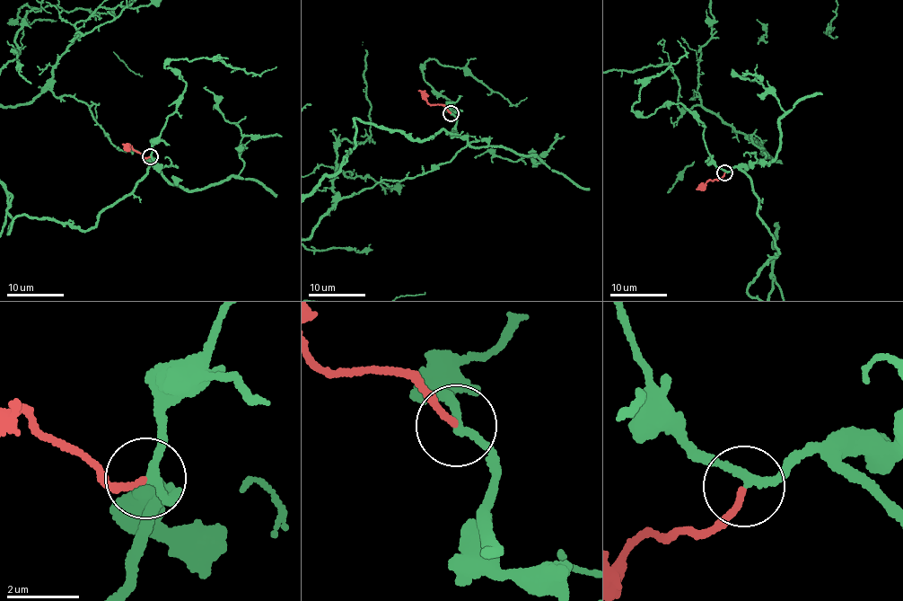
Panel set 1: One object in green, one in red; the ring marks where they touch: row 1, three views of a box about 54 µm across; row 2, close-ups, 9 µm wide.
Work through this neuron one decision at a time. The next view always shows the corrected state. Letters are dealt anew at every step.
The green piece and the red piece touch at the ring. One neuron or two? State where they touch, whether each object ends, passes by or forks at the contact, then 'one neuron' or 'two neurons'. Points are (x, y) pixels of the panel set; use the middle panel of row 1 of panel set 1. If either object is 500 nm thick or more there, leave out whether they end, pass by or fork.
(451, 113) | green passes by | red ends | one neuron

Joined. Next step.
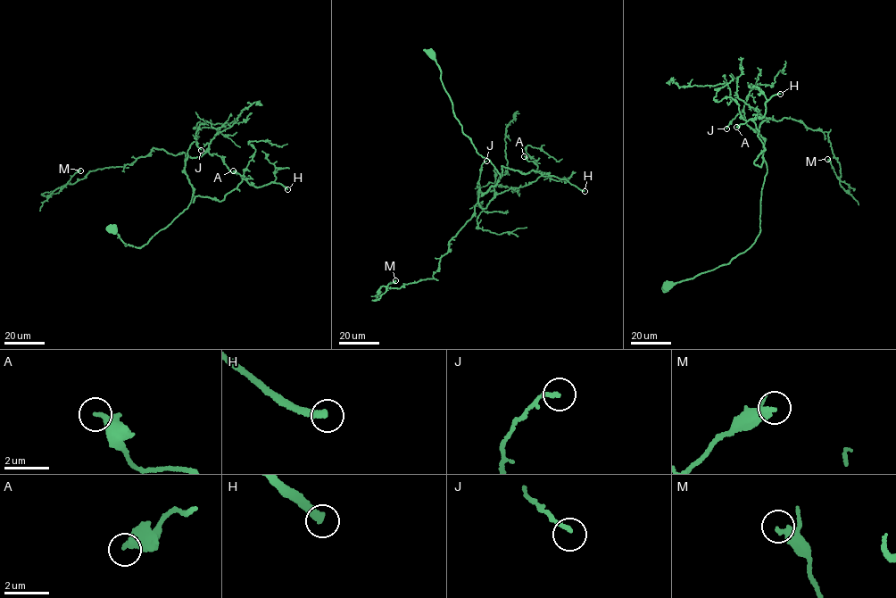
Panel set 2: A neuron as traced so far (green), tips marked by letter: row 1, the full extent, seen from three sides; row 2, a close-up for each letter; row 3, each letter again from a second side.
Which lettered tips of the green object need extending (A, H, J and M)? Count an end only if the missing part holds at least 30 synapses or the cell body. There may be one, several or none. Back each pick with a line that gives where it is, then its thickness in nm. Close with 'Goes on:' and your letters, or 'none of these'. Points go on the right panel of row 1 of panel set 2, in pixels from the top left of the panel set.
H: place (780, 94); calibre 280 nm
Goes on: H

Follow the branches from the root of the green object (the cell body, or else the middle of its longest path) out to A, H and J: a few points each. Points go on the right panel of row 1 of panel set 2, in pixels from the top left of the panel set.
A: (667, 286), (727, 264), (759, 232), (767, 169), (763, 159), (754, 163), (765, 148), (750, 120), (736, 127)
H: (667, 286), (727, 264), (754, 242), (767, 169), (763, 159), (754, 163), (765, 148), (752, 120), (780, 94)
J: (667, 286), (727, 264), (750, 246), (759, 232), (767, 169), (764, 139), (747, 124), (743, 112), (726, 128)

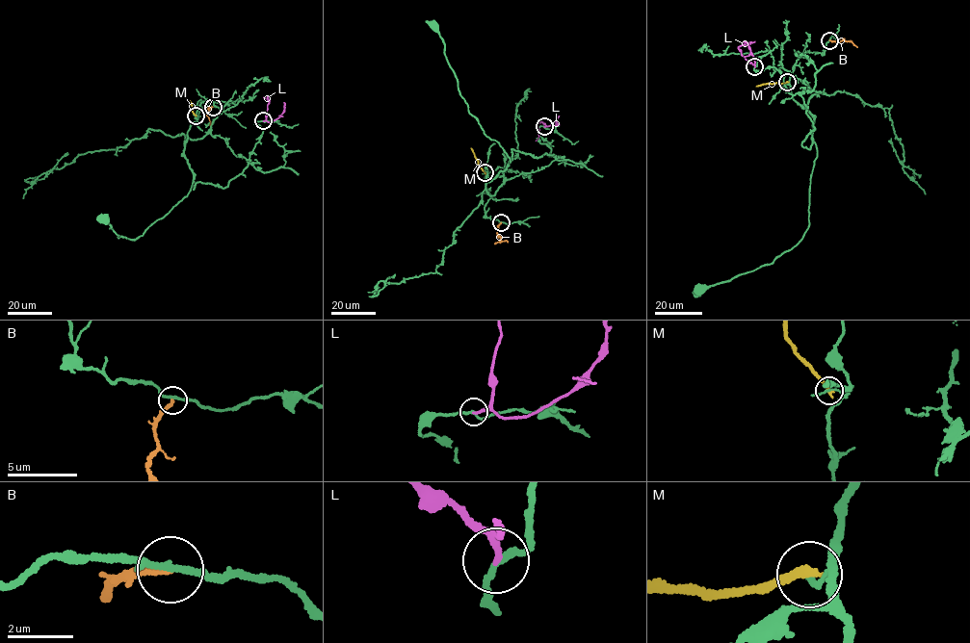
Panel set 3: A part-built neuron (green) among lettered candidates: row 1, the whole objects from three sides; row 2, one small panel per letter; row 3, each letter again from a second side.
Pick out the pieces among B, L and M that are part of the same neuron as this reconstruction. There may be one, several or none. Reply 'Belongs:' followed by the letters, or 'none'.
Belongs: none

